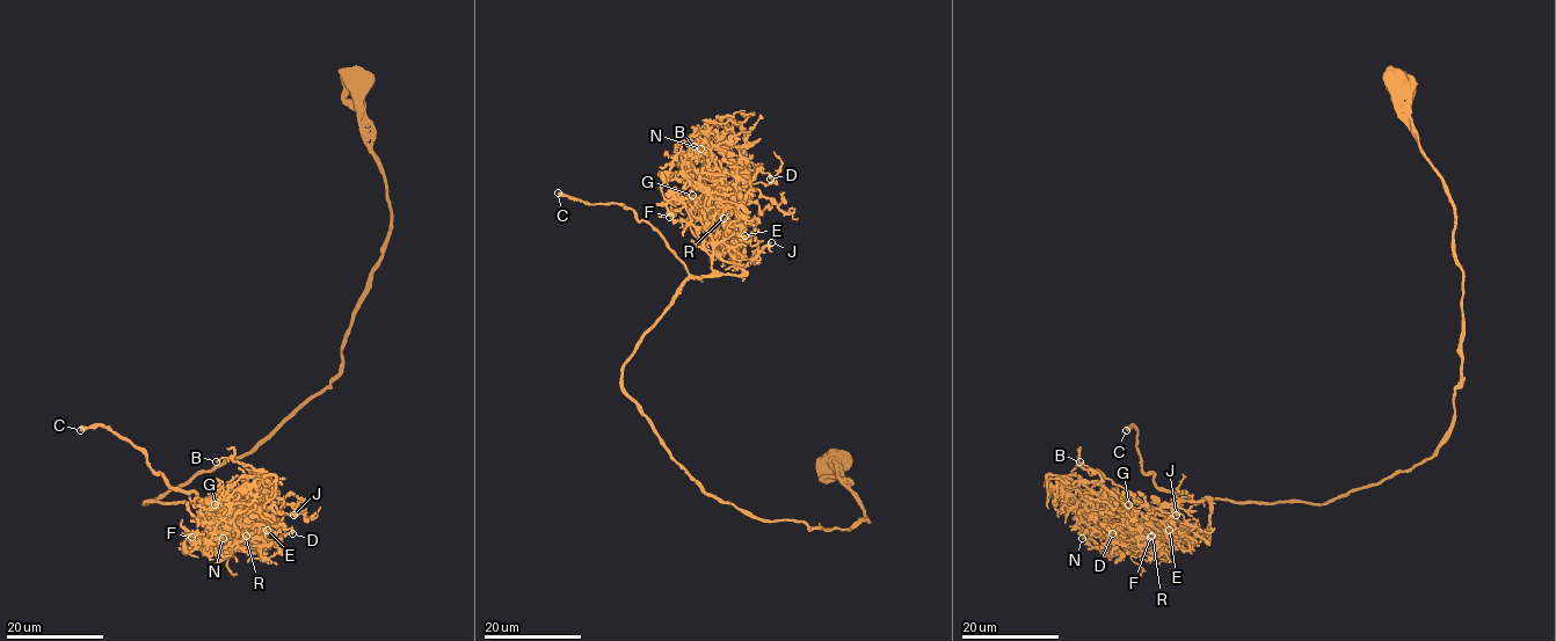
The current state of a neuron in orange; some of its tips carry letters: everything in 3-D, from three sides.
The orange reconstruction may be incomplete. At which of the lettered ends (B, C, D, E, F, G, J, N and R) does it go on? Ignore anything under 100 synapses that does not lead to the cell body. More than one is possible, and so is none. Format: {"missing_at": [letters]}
{"missing_at": ["C"]}

